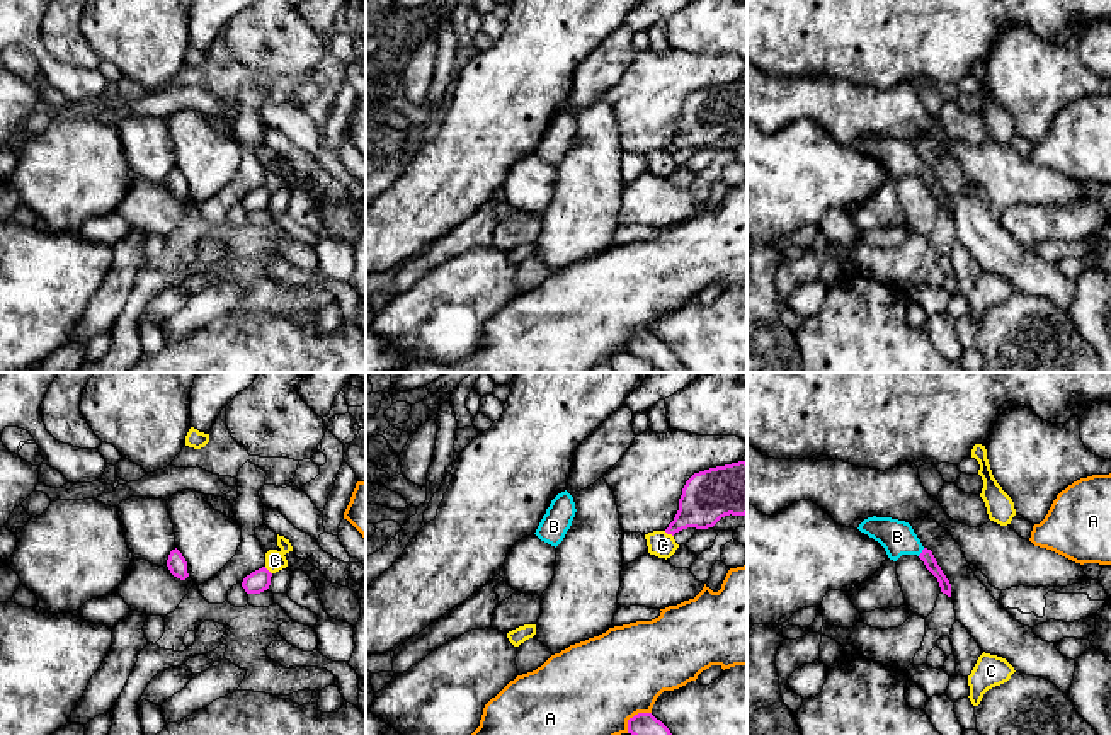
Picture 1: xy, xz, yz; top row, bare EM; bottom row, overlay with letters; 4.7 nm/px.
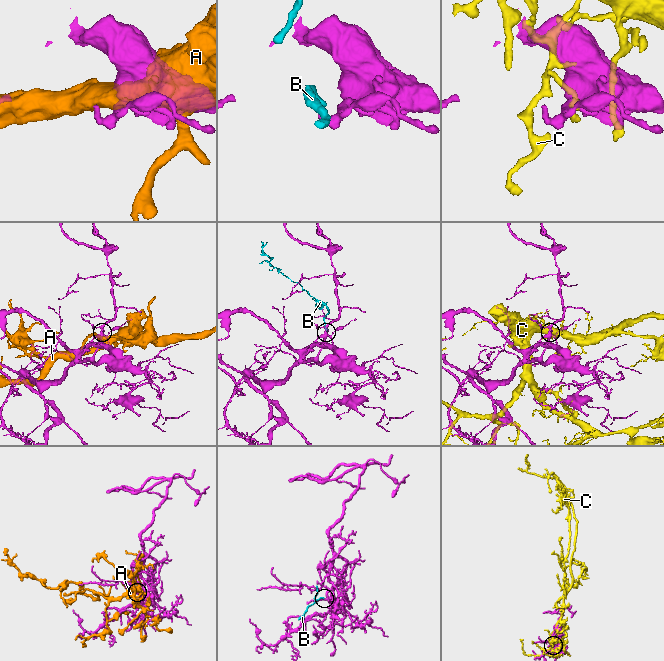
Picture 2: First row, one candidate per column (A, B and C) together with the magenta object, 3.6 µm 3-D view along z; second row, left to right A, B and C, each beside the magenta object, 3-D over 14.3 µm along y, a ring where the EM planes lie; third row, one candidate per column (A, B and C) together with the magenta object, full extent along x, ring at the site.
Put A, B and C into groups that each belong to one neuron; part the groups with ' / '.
A / B / C

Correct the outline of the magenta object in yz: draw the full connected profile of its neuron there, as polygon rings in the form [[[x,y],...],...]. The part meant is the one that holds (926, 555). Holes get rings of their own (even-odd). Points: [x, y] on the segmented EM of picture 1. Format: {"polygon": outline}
{"polygon": [[[873,516],[864,519],[857,529],[878,541],[893,561],[902,555],[917,555],[924,561],[926,568],[937,578],[941,592],[951,597],[949,580],[937,565],[932,551],[922,546],[909,522]]]}

